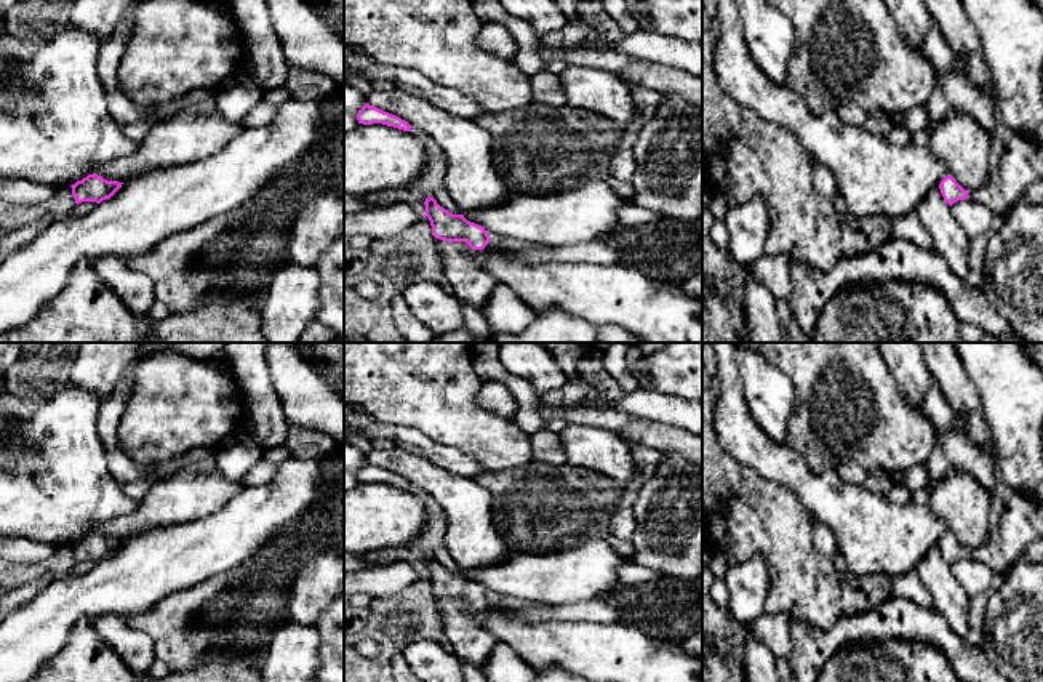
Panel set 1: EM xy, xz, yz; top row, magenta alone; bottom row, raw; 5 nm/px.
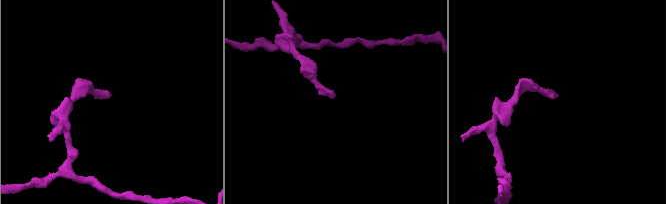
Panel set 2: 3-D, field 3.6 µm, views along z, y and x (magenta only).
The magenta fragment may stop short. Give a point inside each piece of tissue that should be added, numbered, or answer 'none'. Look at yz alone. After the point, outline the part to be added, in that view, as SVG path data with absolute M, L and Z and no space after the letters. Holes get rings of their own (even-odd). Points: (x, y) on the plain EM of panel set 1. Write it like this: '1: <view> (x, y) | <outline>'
1: yz (1021, 522) | M1014 493L1003 506L1000 522L990 528L985 543L968 557L1003 573L1024 549L1043 538L1043 504L1025 493Z

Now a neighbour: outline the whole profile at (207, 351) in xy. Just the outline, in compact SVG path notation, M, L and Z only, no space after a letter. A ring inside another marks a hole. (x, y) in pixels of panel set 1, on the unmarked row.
M171 343L170 349L194 359L211 360L226 349L226 343Z

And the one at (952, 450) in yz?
M933 376L920 408L936 431L933 451L925 463L929 482L942 479L952 471L961 471L974 475L993 495L1000 483L993 455L974 445L957 429L953 410Z

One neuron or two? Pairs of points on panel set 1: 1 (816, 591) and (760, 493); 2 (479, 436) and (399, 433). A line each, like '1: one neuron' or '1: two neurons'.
1: one neuron
2: two neurons

